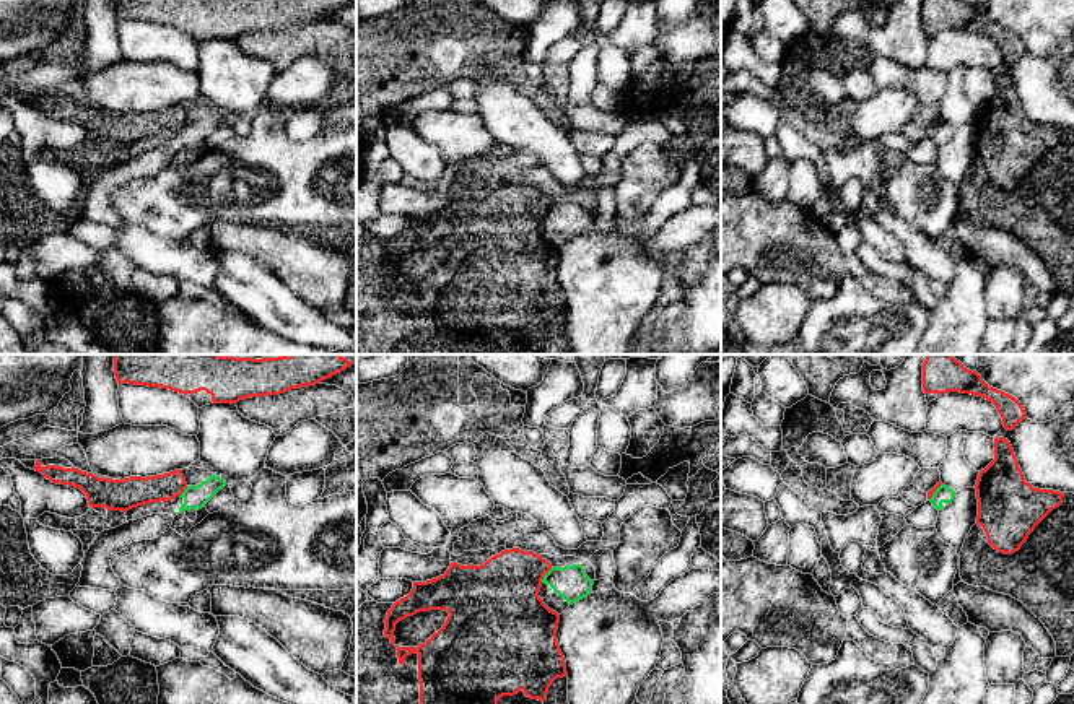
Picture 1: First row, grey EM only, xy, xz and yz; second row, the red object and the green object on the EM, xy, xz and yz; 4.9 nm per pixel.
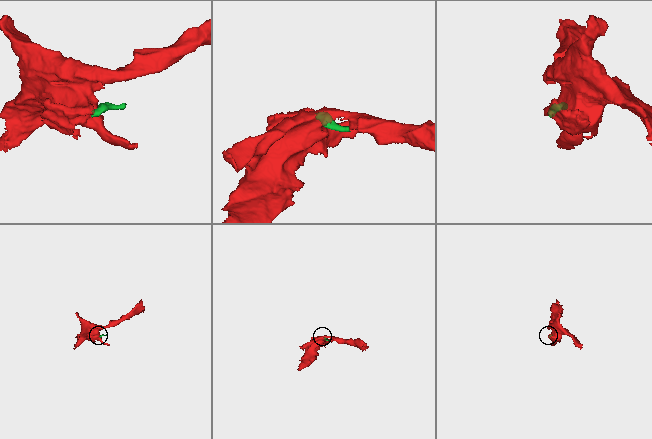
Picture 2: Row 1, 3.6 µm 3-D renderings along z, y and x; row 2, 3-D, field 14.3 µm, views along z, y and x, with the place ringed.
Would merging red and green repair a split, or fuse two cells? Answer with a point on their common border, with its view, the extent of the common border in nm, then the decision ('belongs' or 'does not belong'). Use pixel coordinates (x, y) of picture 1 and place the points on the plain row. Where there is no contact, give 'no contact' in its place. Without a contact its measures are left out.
meets red in xz at (544, 210); contact 100 nm long; does not belong

